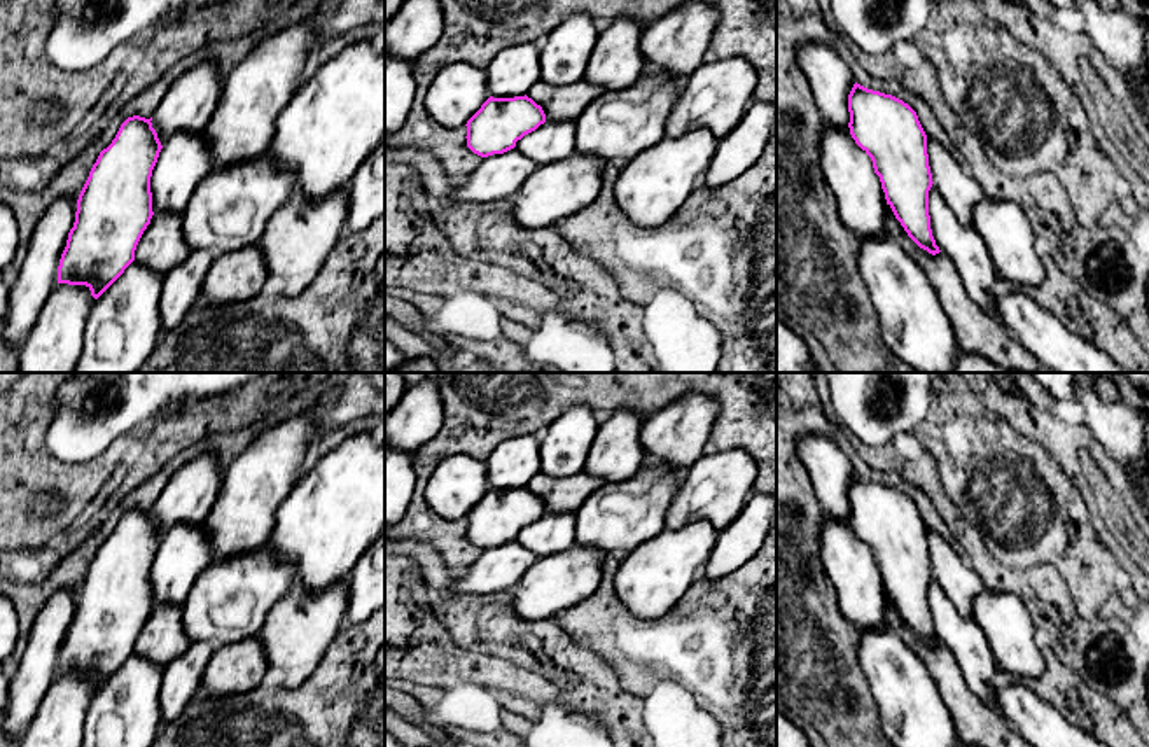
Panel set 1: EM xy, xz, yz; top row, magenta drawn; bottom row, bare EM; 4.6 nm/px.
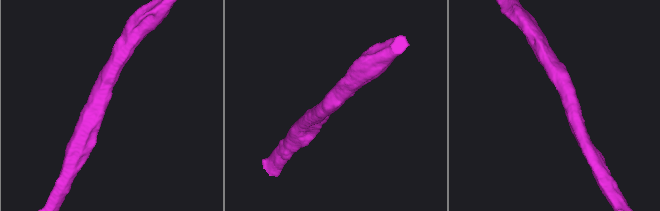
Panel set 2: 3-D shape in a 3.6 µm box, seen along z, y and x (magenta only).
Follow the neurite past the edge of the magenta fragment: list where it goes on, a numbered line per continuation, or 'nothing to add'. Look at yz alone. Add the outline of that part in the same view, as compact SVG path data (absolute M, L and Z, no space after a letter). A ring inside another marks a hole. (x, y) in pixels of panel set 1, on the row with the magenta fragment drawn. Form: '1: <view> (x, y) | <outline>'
nothing to add

